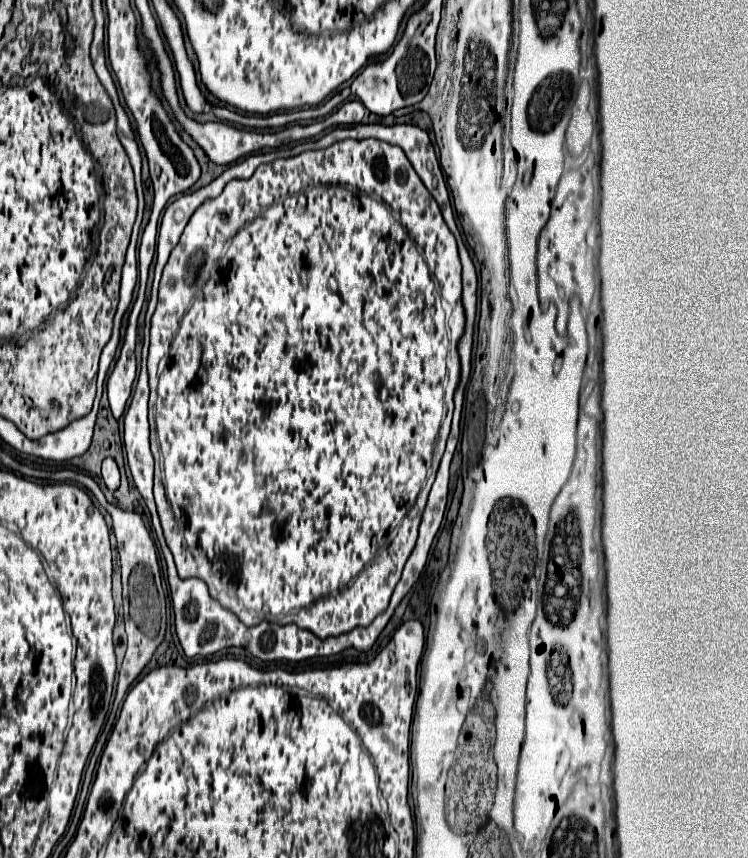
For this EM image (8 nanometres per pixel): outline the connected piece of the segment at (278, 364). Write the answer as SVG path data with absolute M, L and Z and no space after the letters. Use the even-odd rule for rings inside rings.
M374 138L342 140L334 142L326 150L308 150L298 156L278 158L270 164L262 164L252 178L228 182L218 198L208 200L208 204L202 204L192 214L178 246L172 250L163 269L158 303L151 319L147 368L150 448L155 462L153 494L156 503L156 492L166 490L166 498L170 500L170 508L176 516L174 528L166 530L168 536L164 537L174 554L178 574L182 578L196 576L206 580L212 588L212 596L218 598L228 610L236 612L246 626L256 626L262 620L278 624L294 622L296 626L310 630L320 638L328 638L350 632L356 626L366 626L386 610L392 590L400 580L404 562L416 544L420 516L451 430L454 390L460 380L456 342L464 333L465 326L464 308L460 300L460 272L462 266L458 260L458 248L454 248L454 236L446 228L446 222L438 212L438 204L434 204L430 192L422 180L418 180L418 174L414 172L406 154L398 146L378 142ZM198 250L206 254L206 262L200 267L202 272L198 272L198 268L188 268L190 256ZM396 526L398 536L386 542L388 532Z

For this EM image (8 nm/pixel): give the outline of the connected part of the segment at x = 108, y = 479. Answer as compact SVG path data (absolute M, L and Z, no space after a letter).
M106 458L102 464L102 480L110 492L116 492L120 486L120 472L112 458Z

